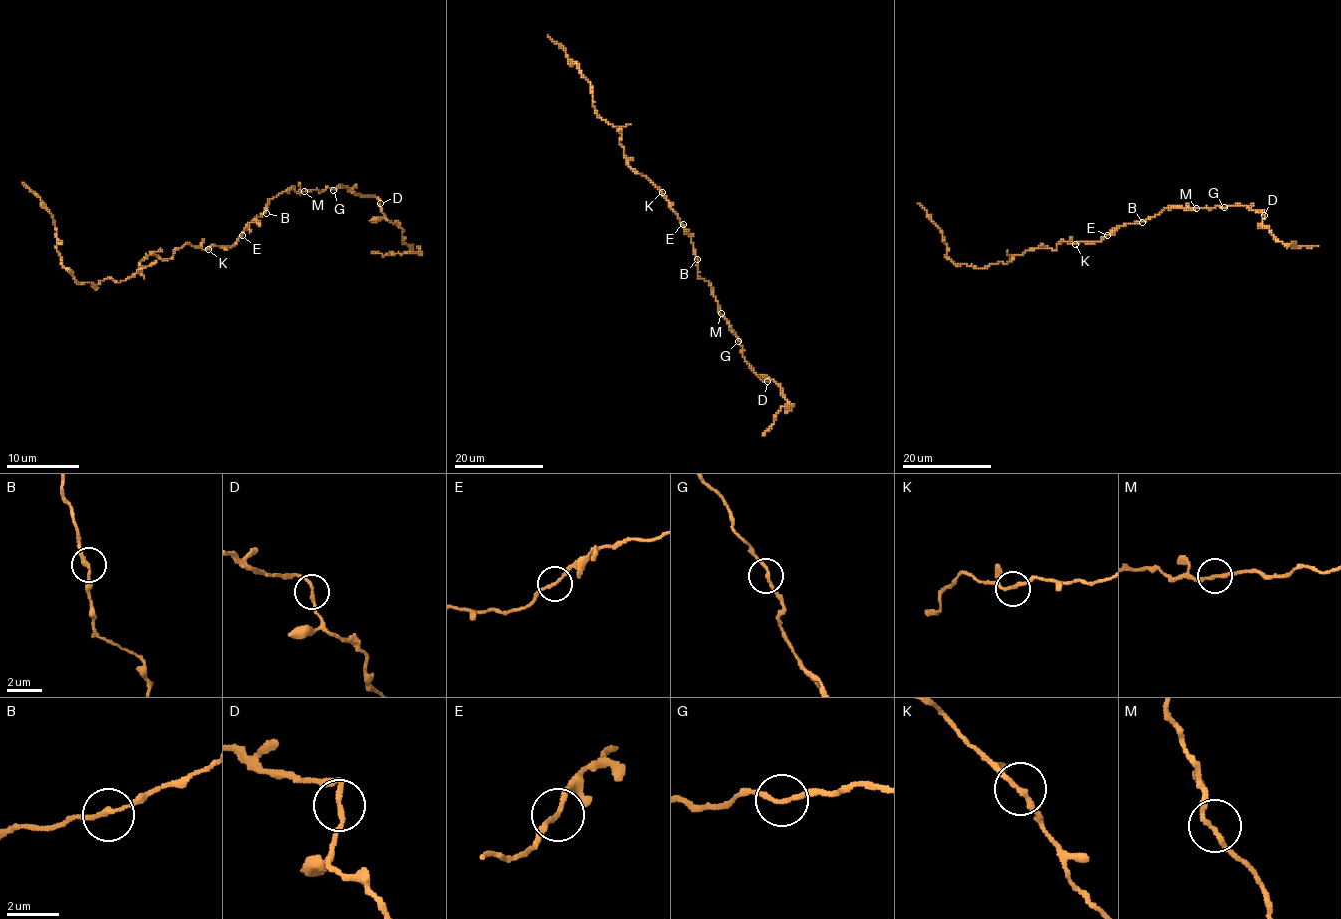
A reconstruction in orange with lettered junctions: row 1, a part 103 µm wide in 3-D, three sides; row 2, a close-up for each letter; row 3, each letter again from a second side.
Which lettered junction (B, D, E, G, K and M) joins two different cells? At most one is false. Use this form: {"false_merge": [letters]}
{"false_merge": []}

